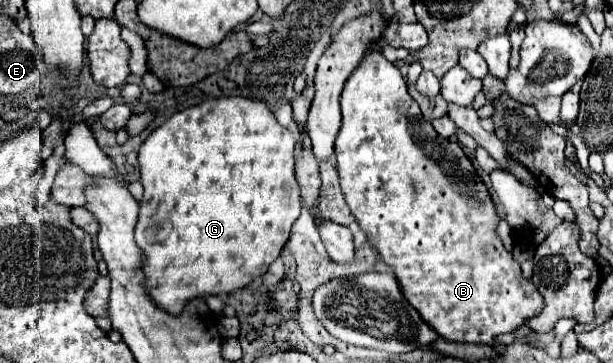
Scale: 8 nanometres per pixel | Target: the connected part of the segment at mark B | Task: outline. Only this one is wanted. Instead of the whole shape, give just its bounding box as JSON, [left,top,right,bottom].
[335,43,543,345]

